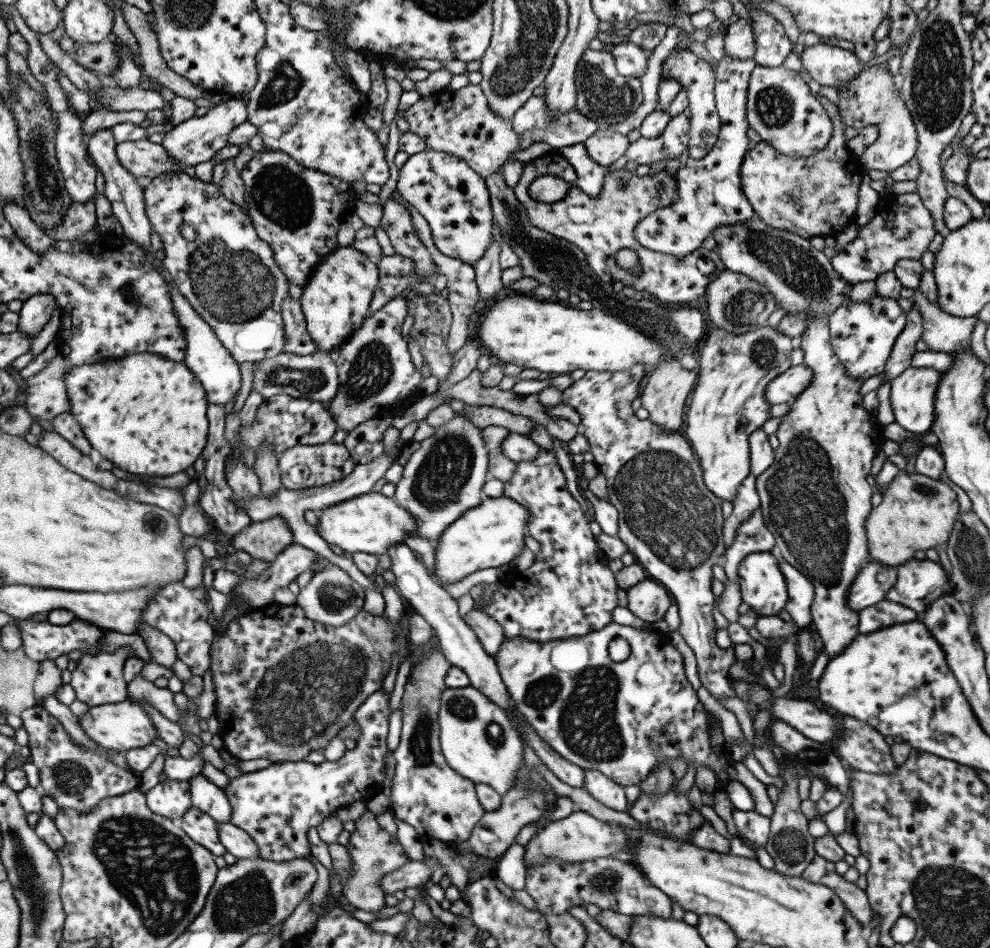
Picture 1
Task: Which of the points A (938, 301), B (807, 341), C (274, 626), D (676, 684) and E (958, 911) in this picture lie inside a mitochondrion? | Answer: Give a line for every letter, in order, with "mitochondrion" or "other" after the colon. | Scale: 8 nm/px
A: other
B: other
C: other
D: other
E: mitochondrion

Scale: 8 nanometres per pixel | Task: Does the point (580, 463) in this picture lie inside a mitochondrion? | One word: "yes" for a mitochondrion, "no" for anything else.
no

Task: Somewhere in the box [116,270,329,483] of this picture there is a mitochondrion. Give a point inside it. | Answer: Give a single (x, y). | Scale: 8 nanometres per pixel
(137, 296)

